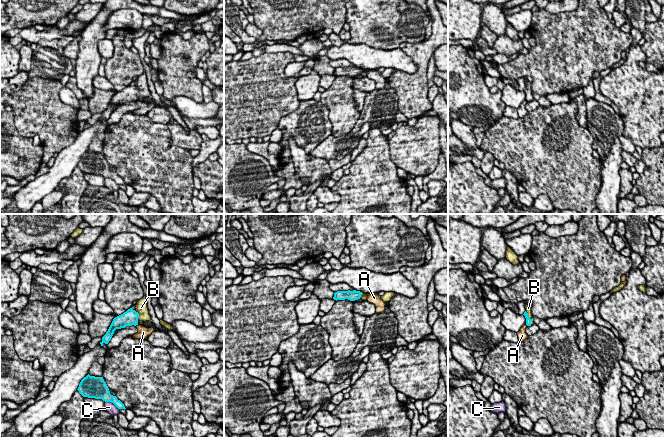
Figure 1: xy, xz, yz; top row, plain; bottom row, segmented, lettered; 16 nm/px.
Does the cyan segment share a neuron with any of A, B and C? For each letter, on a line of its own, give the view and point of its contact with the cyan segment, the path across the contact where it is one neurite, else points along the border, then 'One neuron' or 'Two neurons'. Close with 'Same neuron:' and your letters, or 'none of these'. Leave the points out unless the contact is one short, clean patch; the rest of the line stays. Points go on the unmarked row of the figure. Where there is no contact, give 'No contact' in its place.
A: Touches cyan at xz (361, 68). Boundary: xz (359, 67), (363, 69). Two neurons
B: Touches cyan at yz (529, 94). Path across: yz (528, 97), (529, 94), (528, 84). One neuron
C: Touches cyan at xy (112, 178). Two neurons
Same neuron: B

